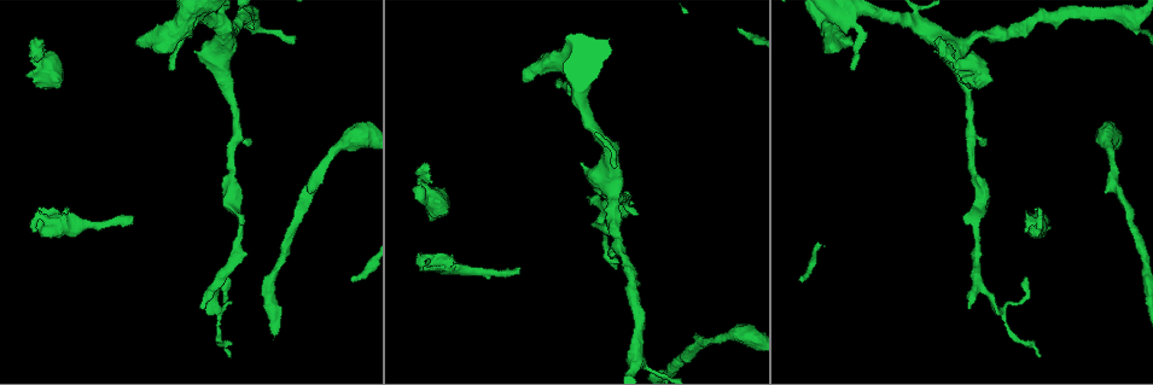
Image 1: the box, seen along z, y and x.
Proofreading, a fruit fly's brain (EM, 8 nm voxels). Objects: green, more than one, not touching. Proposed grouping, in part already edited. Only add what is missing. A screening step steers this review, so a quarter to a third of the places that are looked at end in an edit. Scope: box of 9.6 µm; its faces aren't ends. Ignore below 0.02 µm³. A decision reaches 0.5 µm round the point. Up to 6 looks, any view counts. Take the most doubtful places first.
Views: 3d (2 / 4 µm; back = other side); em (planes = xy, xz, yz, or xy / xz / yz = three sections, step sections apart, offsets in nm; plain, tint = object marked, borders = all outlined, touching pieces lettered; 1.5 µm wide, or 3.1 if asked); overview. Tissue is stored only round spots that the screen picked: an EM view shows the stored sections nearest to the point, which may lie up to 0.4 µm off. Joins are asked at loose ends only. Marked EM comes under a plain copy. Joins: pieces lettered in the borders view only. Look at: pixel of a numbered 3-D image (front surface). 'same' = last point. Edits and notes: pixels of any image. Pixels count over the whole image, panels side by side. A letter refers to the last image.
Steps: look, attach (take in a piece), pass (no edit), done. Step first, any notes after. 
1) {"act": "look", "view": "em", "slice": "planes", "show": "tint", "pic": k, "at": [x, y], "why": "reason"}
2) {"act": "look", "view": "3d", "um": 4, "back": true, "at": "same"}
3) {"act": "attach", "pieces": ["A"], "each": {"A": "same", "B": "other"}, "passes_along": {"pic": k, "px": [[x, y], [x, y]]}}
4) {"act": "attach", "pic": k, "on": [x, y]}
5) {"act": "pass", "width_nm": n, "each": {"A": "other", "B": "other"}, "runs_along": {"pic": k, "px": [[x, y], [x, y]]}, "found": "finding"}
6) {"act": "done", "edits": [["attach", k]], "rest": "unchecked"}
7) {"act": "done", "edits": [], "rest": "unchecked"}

{"act": "look", "view": "3d", "um": 4, "pic": 1, "at": [133, 219], "why": "free end"}

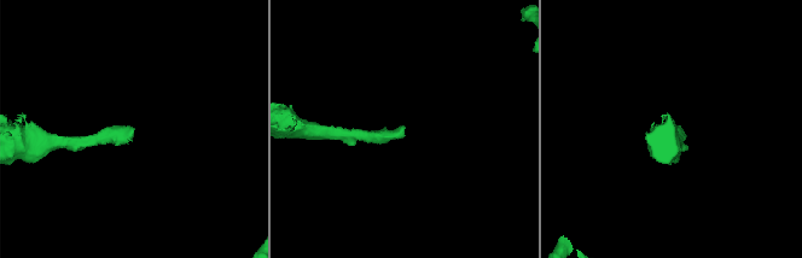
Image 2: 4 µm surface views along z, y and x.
{"act": "look", "view": "em", "slice": "xy", "step": 8, "show": "borders", "pic": 2, "at": [405, 127]}

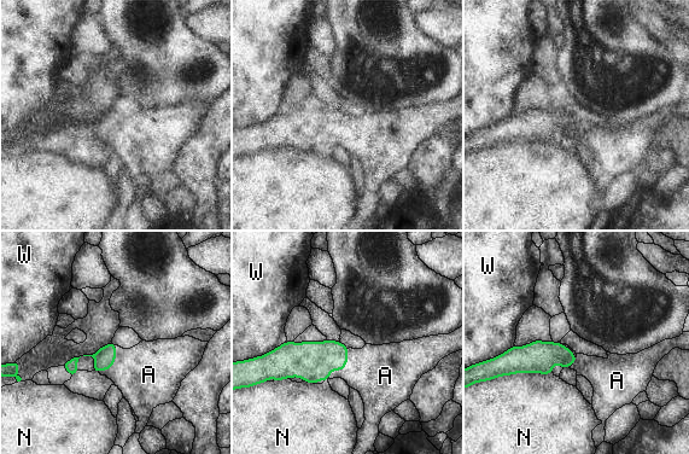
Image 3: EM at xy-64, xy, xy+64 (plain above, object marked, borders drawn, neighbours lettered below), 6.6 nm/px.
{"act": "look", "view": "em", "slice": "planes", "show": "borders", "at": "same", "why": "another direction"}

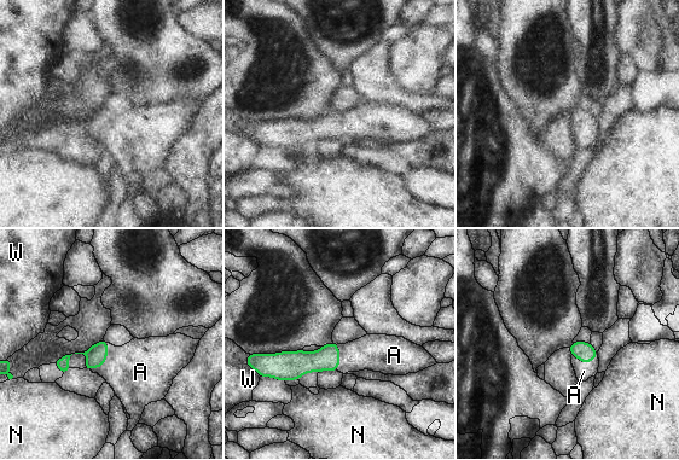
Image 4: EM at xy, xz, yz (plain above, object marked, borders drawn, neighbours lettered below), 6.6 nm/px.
{"act": "attach", "pieces": ["A"], "each": {"A": "same", "N": "other", "W": "other"}, "found": "the neuron continues"}

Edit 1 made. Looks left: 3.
{"act": "look", "view": "overview"}

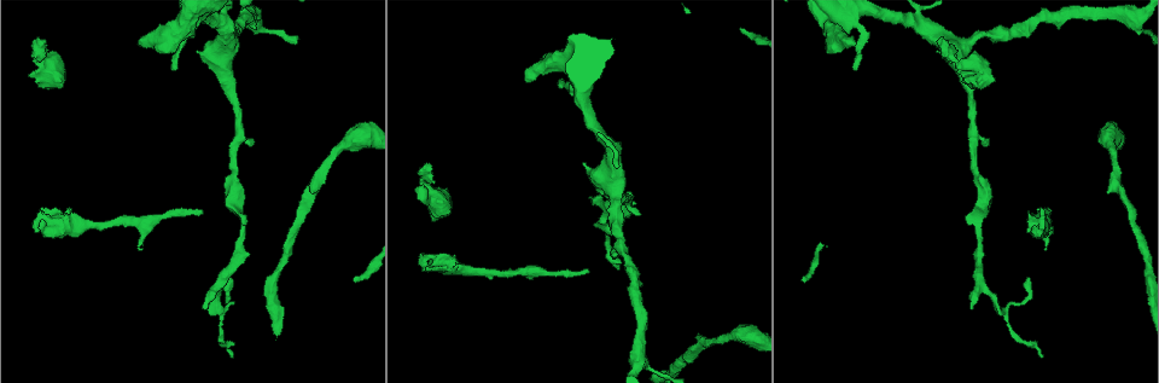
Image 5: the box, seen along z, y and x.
{"act": "look", "view": "em", "slice": "xz", "step": 4, "show": "borders", "pic": 5, "at": [1029, 279], "why": "tapers out"}

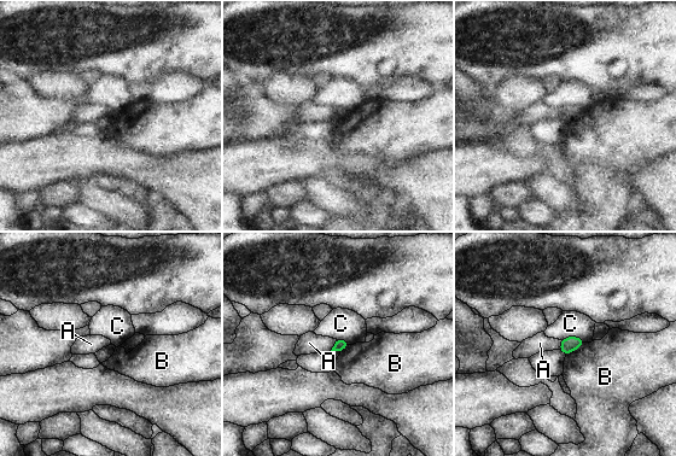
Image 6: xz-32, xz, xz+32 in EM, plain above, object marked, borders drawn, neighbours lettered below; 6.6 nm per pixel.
{"act": "pass", "width_nm": 70, "each": {"A": "other", "B": "other", "C": "other"}, "border": {"pic": 6, "px": [[584, 343], [566, 355]]}, "found": "none of them fits"}

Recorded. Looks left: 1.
{"act": "done", "edits": [["attach", 4]], "rest": "unchecked"}

